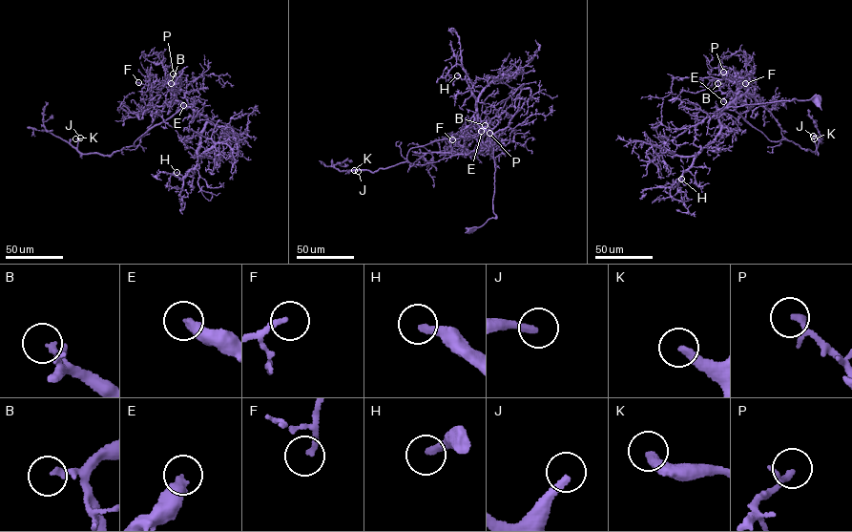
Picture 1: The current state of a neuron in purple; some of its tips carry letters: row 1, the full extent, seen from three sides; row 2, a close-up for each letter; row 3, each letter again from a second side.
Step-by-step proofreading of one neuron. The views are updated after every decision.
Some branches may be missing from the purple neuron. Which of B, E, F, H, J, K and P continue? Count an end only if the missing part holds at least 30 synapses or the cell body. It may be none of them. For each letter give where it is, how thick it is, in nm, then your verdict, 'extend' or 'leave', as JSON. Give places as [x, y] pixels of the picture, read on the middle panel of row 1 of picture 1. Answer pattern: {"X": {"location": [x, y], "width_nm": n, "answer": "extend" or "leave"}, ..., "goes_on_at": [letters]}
{"B": {"location": [485, 125], "width_nm": 160, "answer": "leave"}, "E": {"location": [481, 131], "width_nm": 340, "answer": "leave"}, "F": {"location": [452, 139], "width_nm": 200, "answer": "leave"}, "H": {"location": [457, 75], "width_nm": 240, "answer": "leave"}, "J": {"location": [358, 171], "width_nm": 280, "answer": "extend"}, "K": {"location": [354, 170], "width_nm": 300, "answer": "extend"}, "P": {"location": [489, 133], "width_nm": 180, "answer": "leave"}, "goes_on_at": ["J", "K"]}

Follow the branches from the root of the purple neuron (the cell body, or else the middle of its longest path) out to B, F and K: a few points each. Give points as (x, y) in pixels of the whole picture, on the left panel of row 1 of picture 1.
B: (222, 133), (247, 133), (199, 114), (189, 105), (179, 82), (171, 83)
F: (222, 133), (247, 133), (194, 111), (179, 102), (160, 81), (148, 86), (138, 82)
K: (222, 133), (247, 133), (186, 107), (149, 128), (135, 141), (135, 146), (110, 156), (82, 154), (75, 138)

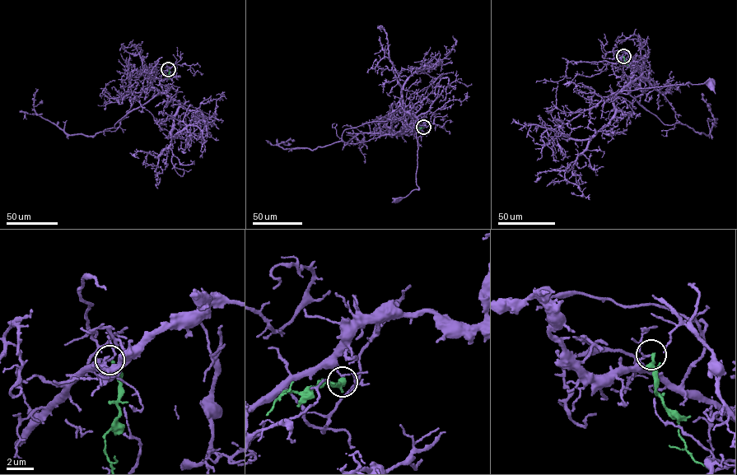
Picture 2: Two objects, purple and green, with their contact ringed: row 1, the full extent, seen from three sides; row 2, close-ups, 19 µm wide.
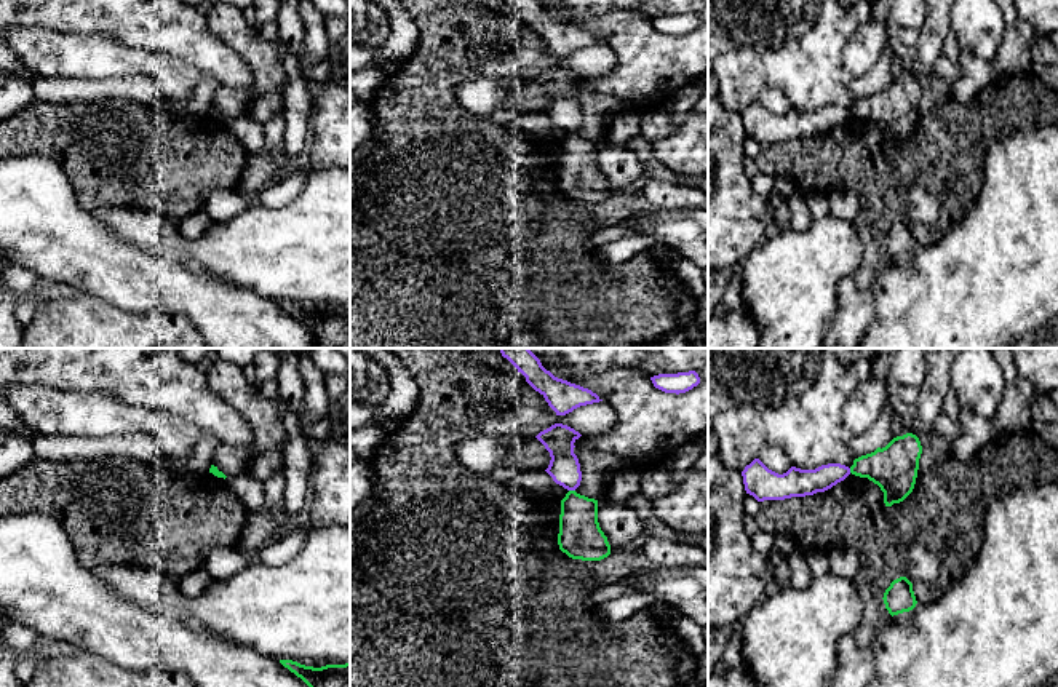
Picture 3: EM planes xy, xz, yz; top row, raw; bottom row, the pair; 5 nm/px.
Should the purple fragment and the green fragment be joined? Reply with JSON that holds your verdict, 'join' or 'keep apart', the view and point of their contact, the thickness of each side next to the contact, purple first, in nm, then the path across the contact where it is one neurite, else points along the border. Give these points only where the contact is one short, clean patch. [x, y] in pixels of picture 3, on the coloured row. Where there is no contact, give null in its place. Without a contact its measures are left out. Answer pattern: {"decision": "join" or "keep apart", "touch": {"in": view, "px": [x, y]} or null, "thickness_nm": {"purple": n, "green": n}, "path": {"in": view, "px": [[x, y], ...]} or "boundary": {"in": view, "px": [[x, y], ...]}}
{"decision": "keep apart", "touch": {"in": "xz", "px": [572, 489]}, "thickness_nm": {"purple": 160, "green": 220}, "boundary": {"in": "xz", "px": [[569, 489], [574, 491]]}}

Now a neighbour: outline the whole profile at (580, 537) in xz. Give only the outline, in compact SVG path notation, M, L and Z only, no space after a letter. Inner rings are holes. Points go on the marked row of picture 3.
M569 490L561 500L558 545L572 559L601 561L611 554L598 522L598 500Z

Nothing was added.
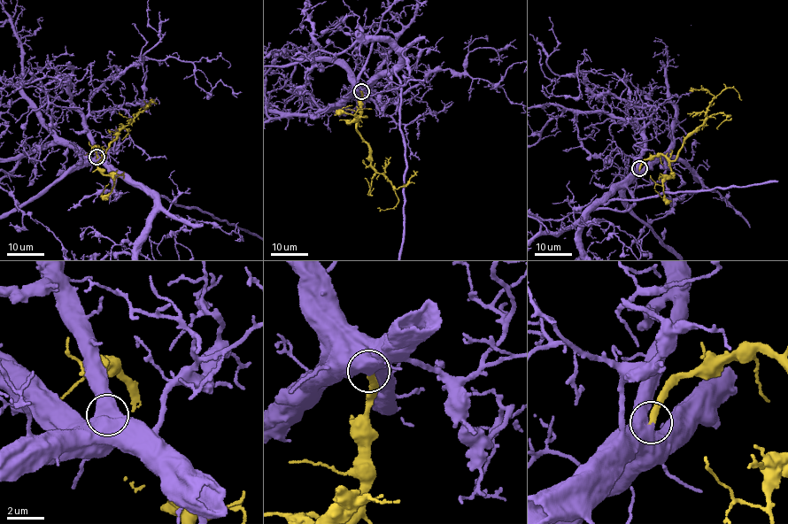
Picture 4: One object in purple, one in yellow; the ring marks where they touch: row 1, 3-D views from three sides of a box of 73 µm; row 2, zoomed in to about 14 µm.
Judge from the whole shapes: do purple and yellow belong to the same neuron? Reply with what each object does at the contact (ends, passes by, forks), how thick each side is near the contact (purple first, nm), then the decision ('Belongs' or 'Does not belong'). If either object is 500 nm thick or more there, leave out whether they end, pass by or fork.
Thickness 650 nm (purple) against 320 nm. Belongs

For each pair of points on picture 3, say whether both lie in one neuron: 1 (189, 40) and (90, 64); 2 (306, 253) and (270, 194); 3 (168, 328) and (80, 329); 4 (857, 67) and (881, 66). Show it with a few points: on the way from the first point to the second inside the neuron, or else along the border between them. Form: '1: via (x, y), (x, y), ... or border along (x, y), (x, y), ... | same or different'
1: border along (112, 37), (130, 47), (168, 53), (184, 59) | different
2: border along (306, 181), (283, 205), (254, 200) | different
3: via (146, 329), (103, 329) | same
4: border along (887, 48), (868, 71), (854, 79) | different

